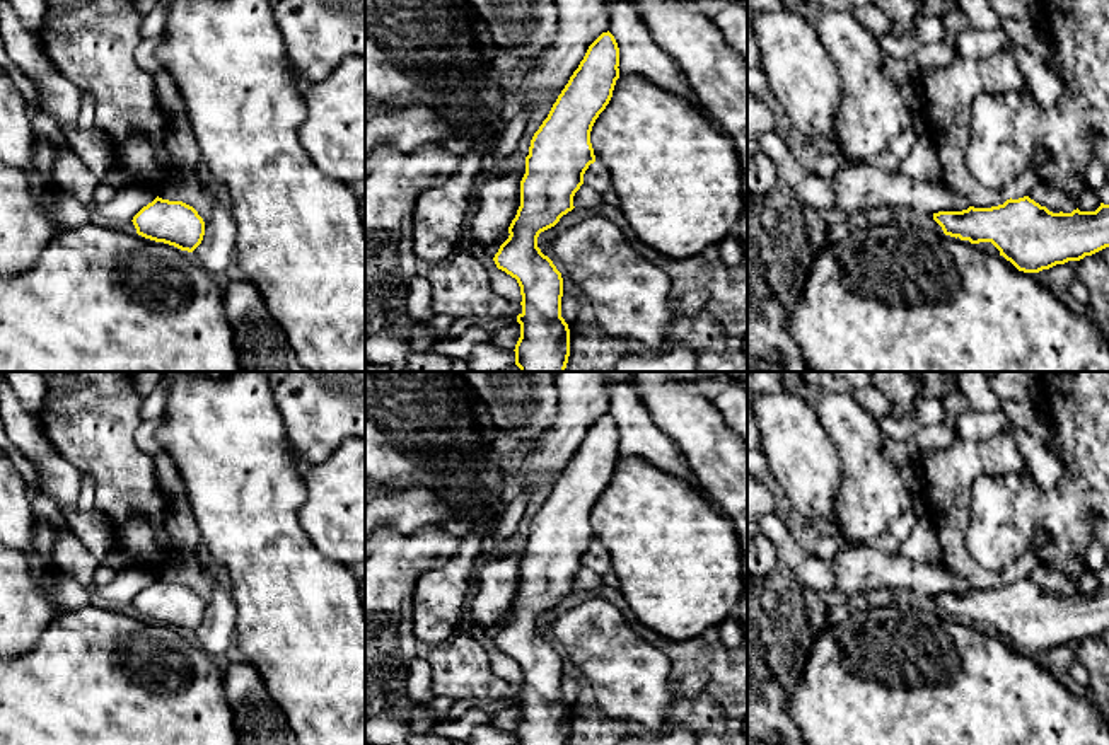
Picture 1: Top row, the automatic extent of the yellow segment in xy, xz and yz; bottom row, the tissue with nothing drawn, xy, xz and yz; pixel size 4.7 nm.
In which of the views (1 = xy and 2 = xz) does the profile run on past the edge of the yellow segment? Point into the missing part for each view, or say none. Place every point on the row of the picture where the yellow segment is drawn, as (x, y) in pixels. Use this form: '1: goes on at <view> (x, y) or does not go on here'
1: does not go on here
2: does not go on here

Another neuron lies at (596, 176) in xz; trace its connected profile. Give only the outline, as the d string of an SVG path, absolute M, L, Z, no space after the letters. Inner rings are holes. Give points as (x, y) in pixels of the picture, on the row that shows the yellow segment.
M599 162L589 165L589 169L584 174L584 184L592 186L601 194L613 188L611 174Z

